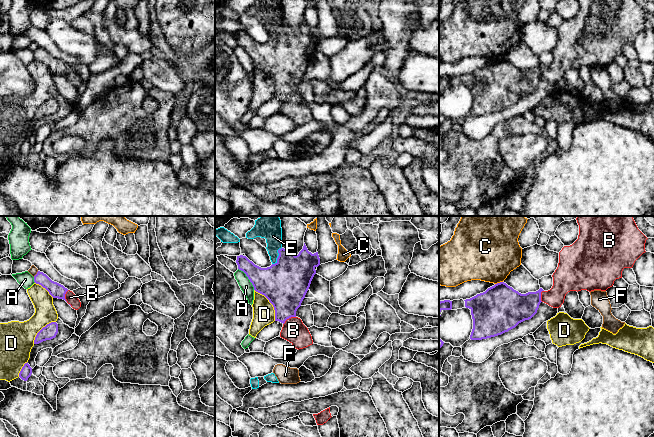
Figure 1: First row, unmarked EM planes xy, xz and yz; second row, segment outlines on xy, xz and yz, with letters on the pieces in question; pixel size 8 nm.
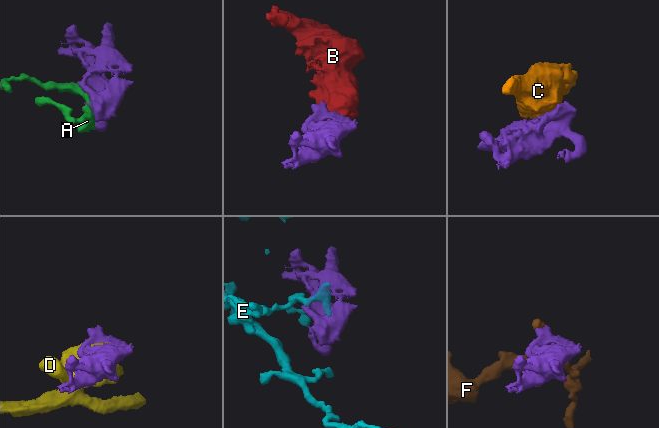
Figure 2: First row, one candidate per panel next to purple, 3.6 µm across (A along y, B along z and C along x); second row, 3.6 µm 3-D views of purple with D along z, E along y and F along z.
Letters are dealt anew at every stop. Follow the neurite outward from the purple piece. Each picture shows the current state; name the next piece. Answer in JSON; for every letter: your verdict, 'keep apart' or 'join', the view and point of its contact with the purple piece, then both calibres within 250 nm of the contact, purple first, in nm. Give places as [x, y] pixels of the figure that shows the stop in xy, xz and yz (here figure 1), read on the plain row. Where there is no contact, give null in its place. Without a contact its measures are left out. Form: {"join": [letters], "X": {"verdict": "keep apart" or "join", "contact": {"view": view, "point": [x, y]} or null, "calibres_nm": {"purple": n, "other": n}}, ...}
{"join": ["B"], "A": {"verdict": "keep apart", "contact": {"view": "xz", "point": [248, 54]}, "calibres_nm": {"purple": 300, "other": 100}}, "B": {"verdict": "join", "contact": {"view": "xz", "point": [288, 94]}, "calibres_nm": {"purple": 340, "other": 190}}, "C": {"verdict": "keep apart", "contact": {"view": "yz", "point": [498, 59]}, "calibres_nm": {"purple": 380, "other": 440}}, "D": {"verdict": "keep apart", "contact": {"view": "xz", "point": [270, 78]}, "calibres_nm": {"purple": 360, "other": 180}}, "E": {"verdict": "keep apart", "contact": {"view": "xz", "point": [278, 32]}, "calibres_nm": {"purple": 360, "other": 150}}, "F": {"verdict": "keep apart", "contact": {"view": "xy", "point": [36, 50]}, "calibres_nm": {"purple": 120, "other": 70}}}

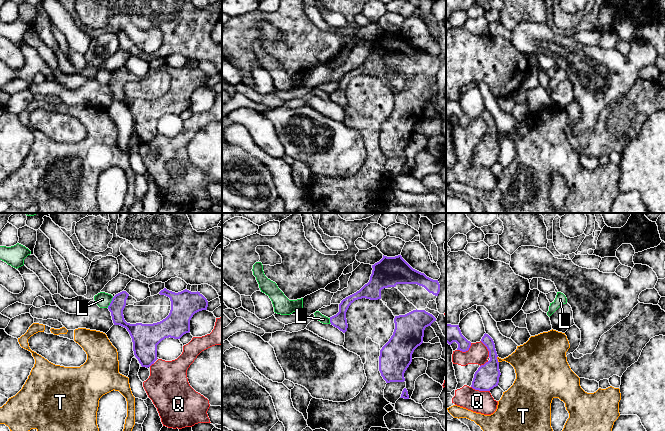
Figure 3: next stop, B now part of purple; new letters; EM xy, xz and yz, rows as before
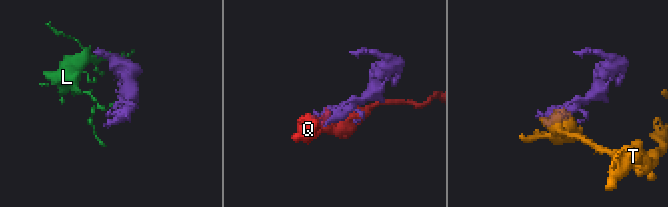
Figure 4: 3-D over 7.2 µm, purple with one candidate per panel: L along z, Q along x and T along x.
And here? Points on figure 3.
{"join": [], "L": {"verdict": "keep apart", "contact": {"view": "xy", "point": [111, 78]}, "calibres_nm": {"purple": 120, "other": 120}}, "Q": {"verdict": "keep apart", "contact": {"view": "yz", "point": [480, 166]}, "calibres_nm": {"purple": 190, "other": 180}}, "T": {"verdict": "keep apart", "contact": {"view": "yz", "point": [497, 135]}, "calibres_nm": {"purple": 190, "other": 260}}}

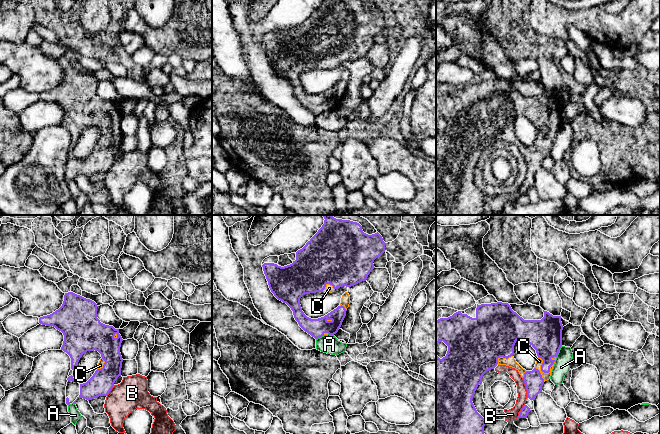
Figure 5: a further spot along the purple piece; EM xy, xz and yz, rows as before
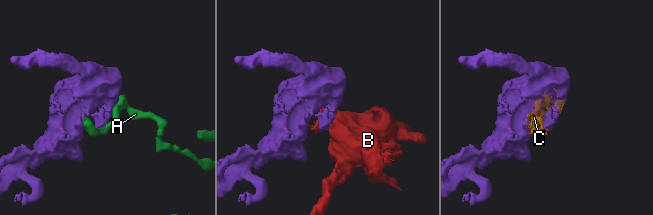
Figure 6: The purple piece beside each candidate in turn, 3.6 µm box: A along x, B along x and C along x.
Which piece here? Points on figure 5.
{"join": ["C"], "A": {"verdict": "keep apart", "contact": {"view": "yz", "point": [558, 127]}, "calibres_nm": {"purple": 260, "other": 130}}, "B": {"verdict": "keep apart", "contact": {"view": "yz", "point": [526, 164]}, "calibres_nm": {"purple": 150, "other": 100}}, "C": {"verdict": "join", "contact": {"view": "yz", "point": [548, 148]}, "calibres_nm": {"purple": 240, "other": 60}}}

